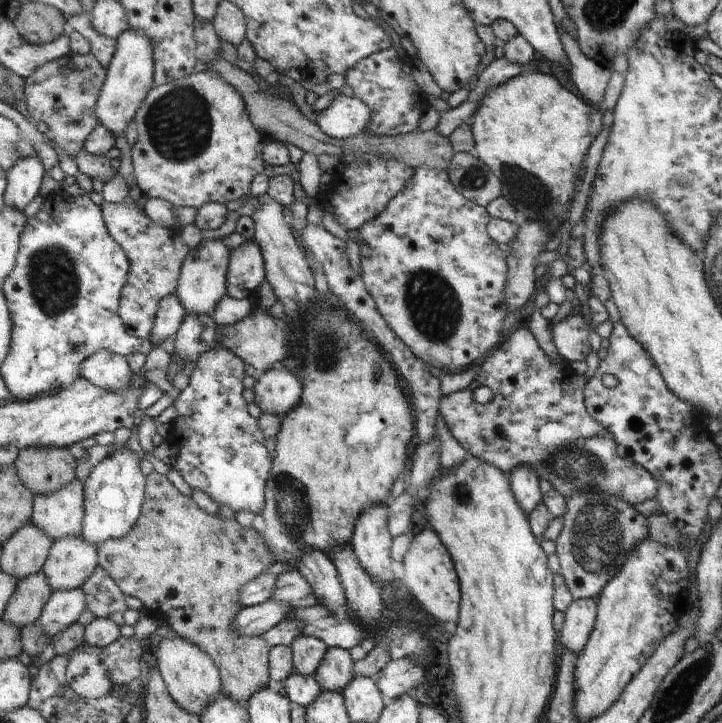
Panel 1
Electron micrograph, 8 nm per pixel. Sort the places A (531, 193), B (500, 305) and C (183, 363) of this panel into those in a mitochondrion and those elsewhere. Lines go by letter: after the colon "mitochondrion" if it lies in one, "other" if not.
A: mitochondrion
B: other
C: other

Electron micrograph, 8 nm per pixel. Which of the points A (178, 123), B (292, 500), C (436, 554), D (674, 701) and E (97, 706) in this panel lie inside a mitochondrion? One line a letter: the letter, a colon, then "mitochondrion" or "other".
A: mitochondrion
B: mitochondrion
C: other
D: mitochondrion
E: other

